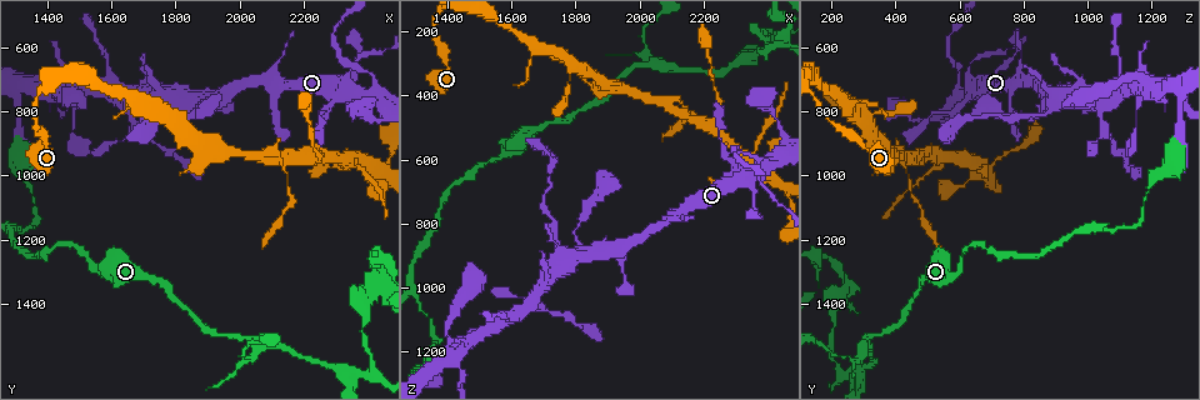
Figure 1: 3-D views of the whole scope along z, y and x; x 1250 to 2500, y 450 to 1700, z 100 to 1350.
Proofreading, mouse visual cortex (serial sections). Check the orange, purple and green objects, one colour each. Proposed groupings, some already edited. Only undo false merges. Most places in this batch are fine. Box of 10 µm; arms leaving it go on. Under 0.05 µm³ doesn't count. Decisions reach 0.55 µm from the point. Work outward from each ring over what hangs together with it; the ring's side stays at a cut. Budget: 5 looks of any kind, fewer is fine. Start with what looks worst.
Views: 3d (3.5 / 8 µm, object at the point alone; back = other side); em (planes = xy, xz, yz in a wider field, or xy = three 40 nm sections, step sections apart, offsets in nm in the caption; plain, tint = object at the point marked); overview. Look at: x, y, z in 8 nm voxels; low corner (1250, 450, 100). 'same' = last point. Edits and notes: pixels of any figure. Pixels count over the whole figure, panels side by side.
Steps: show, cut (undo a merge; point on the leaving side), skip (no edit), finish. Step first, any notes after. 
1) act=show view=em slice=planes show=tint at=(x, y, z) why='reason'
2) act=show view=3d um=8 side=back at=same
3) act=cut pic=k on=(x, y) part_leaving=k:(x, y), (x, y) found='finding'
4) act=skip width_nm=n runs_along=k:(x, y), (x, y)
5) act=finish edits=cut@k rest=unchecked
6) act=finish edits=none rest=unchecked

act=show view=3d um=3.5 at=(2060, 1510, 300) why='three-way junction'

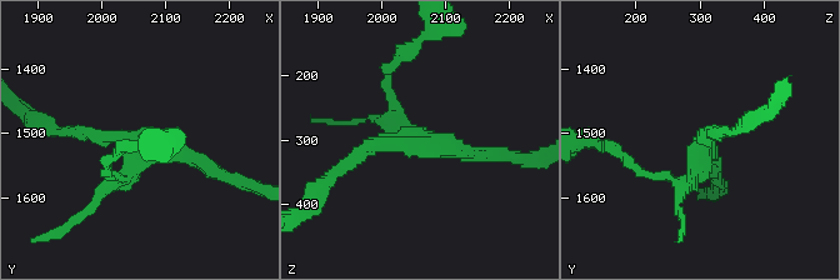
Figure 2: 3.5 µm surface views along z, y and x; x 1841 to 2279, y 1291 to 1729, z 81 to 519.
act=show view=em slice=xy step=3 show=tint at=(2060, 1515, 310)

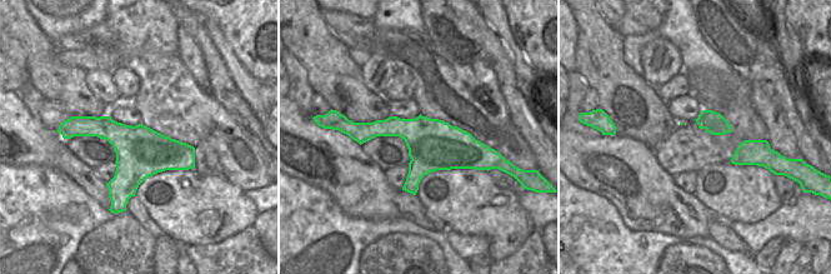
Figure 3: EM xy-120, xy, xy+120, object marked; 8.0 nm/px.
act=skip arms=3 runs_along=3:(354, 128), (484, 148) found='all the same cell'

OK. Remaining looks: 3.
act=show view=3d um=8 at=(2320, 1620, 290) why='abrupt turn'

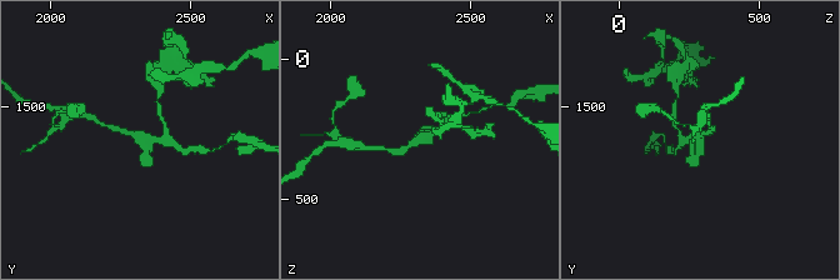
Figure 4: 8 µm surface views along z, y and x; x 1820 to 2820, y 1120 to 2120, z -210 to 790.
act=show view=em slice=xy step=2 show=tint at=same arms=3 arm_widths_nm=150,150,250

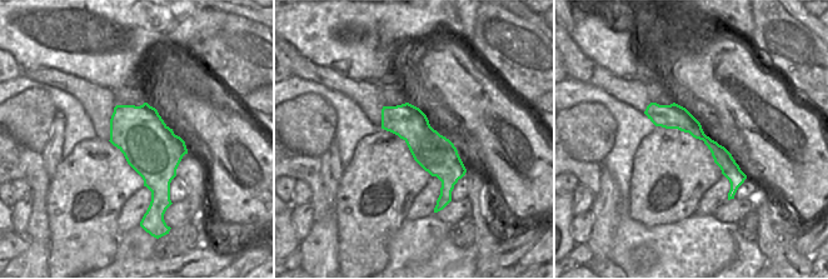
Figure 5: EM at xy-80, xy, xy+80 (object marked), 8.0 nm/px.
act=skip runs_along=4:(391, 150), (430, 135), (446, 118) found='all the same cell'

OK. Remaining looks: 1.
act=finish edits=none rest=unchecked

